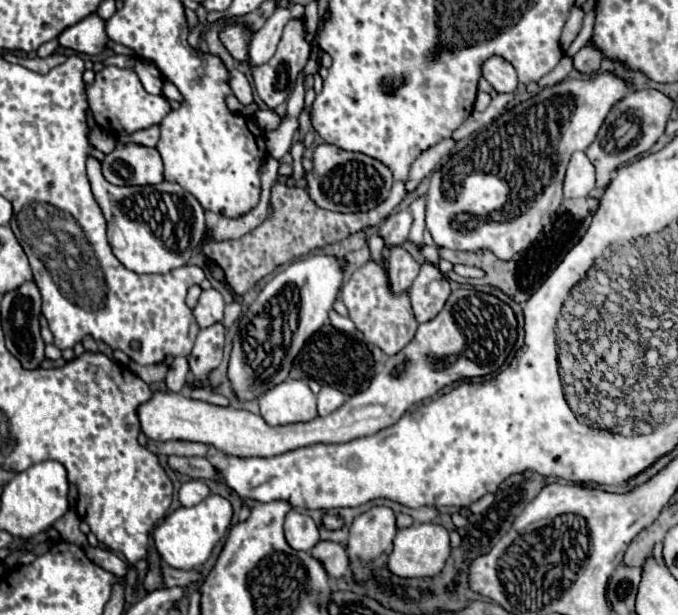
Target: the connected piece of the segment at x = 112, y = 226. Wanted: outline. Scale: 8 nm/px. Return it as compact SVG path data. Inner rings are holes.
M94 157L88 159L88 179L92 185L92 193L98 199L100 207L104 211L106 223L108 223L108 243L124 267L128 267L130 271L136 271L136 273L168 273L190 261L190 257L194 255L194 249L198 247L198 243L206 231L204 211L202 211L202 205L196 201L196 197L186 193L178 183L170 183L170 181L162 181L158 185L146 185L146 187L110 185L102 177L100 163Z

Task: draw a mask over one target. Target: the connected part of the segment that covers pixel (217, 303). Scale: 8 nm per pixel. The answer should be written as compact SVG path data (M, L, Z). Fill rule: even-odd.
M216 289L202 291L196 307L192 309L196 323L200 327L208 327L212 323L218 323L224 319L224 299Z

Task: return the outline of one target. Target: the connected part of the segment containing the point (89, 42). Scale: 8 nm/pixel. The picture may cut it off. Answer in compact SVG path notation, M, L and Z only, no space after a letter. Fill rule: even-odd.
M96 13L88 15L80 23L68 27L60 37L58 37L62 47L68 47L76 53L86 53L86 55L98 55L106 49L108 35L106 35L106 23L100 19Z

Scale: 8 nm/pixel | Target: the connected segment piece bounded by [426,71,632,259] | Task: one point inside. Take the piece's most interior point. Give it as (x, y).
(496, 194)

